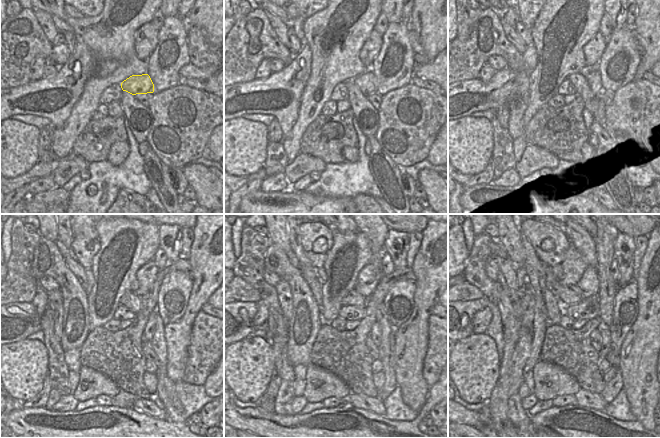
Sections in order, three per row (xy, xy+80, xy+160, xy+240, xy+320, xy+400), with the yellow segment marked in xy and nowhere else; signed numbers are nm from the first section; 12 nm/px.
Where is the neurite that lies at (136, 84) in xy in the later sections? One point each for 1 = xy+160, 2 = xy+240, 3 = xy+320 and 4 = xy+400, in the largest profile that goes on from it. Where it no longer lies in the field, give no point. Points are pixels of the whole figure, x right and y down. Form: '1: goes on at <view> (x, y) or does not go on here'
1: goes on at xy+160 (594, 79)
2: goes on at xy+240 (148, 332)
3: goes on at xy+320 (375, 333)
4: goes on at xy+400 (604, 330)

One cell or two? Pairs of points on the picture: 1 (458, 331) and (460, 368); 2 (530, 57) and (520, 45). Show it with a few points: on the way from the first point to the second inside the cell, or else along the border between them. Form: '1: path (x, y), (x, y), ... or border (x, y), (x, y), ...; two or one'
1: border (472, 333), (458, 341); two
2: border (527, 46), (522, 54); two

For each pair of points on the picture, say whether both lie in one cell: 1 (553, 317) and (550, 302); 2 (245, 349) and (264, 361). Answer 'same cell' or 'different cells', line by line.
1: same cell
2: same cell

